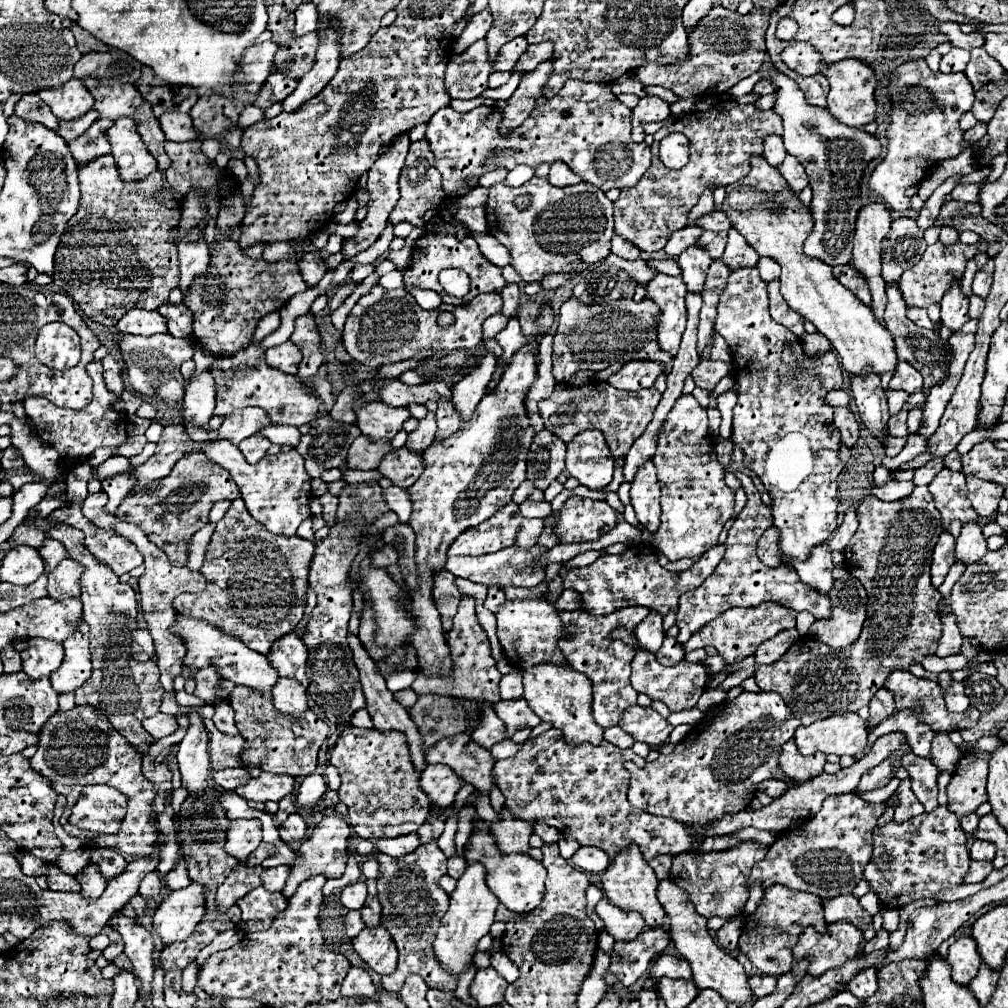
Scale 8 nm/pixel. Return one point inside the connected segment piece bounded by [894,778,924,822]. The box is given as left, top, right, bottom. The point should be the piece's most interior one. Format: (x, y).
(908, 806)

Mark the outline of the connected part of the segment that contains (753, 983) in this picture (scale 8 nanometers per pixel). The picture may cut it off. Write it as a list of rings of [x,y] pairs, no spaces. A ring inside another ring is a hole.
[[[754,974],[754,976],[748,978],[748,982],[750,982],[750,988],[752,988],[752,992],[754,992],[756,998],[768,996],[776,988],[776,978],[768,976],[768,974]]]

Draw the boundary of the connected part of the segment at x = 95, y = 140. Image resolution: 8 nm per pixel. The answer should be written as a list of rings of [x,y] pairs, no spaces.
[[[96,120],[82,136],[78,136],[74,142],[70,142],[70,152],[78,164],[92,162],[100,156],[110,154],[110,140],[108,140],[108,128],[112,126],[110,120]]]

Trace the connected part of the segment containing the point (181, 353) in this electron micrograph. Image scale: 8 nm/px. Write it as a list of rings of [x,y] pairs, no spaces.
[[[126,334],[120,342],[120,350],[124,352],[124,362],[128,370],[130,386],[142,396],[158,396],[172,406],[182,406],[184,394],[184,378],[180,374],[180,364],[194,354],[194,346],[190,346],[182,338],[174,338],[170,334],[154,334],[154,336],[132,336]]]

